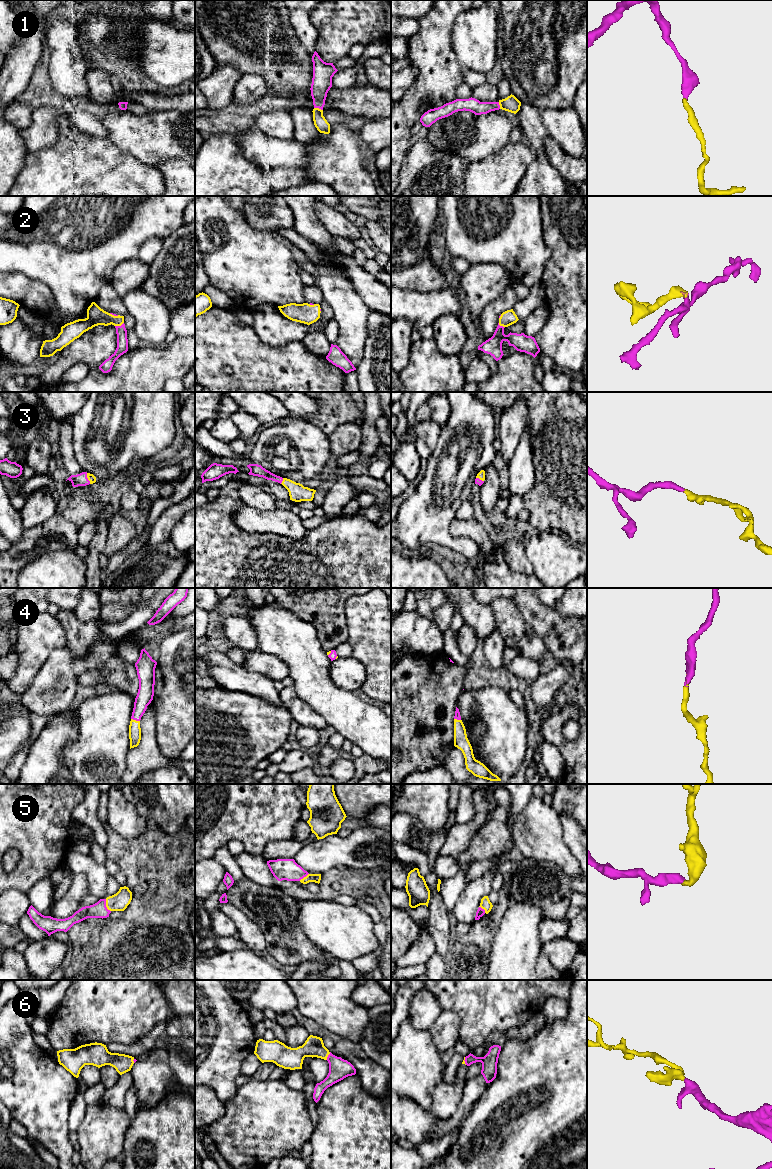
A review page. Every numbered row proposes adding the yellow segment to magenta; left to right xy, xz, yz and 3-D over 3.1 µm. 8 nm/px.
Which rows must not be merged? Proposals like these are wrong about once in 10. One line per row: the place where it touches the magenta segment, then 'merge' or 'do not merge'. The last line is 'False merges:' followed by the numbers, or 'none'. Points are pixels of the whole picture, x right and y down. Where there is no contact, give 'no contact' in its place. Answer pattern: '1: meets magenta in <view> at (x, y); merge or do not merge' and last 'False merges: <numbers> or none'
1: meets magenta in xz at (318, 107); merge
2: meets magenta in xy at (119, 326); merge
3: meets magenta in xy at (87, 478); merge
4: meets magenta in xy at (135, 719); merge
5: meets magenta in xy at (105, 905); merge
6: meets magenta in xz at (328, 1056); merge
False merges: none

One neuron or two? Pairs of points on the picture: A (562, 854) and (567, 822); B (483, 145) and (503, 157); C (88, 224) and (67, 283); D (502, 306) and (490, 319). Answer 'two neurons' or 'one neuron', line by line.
A: two neurons
B: two neurons
C: one neuron
D: one neuron

